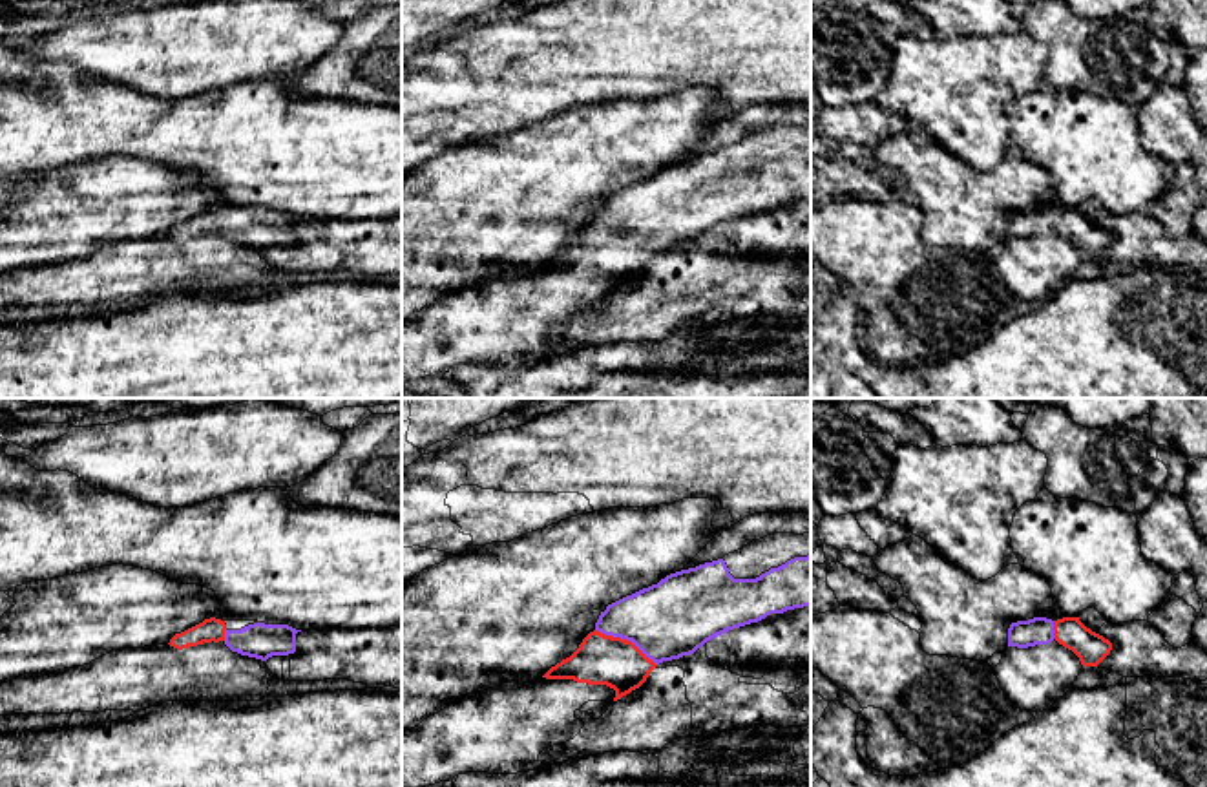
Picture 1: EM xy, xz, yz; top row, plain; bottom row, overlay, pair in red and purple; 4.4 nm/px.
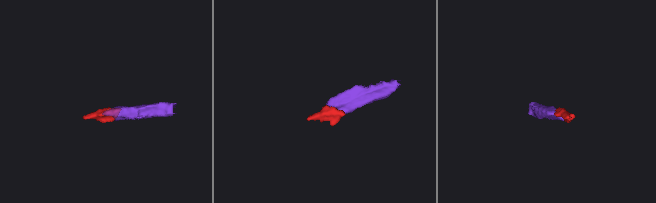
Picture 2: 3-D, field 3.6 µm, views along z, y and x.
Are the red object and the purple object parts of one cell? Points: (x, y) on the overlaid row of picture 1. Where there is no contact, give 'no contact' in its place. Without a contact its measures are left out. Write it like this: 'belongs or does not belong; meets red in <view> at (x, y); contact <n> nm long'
belongs; meets red in xz at (625, 640); contact 320 nm long

